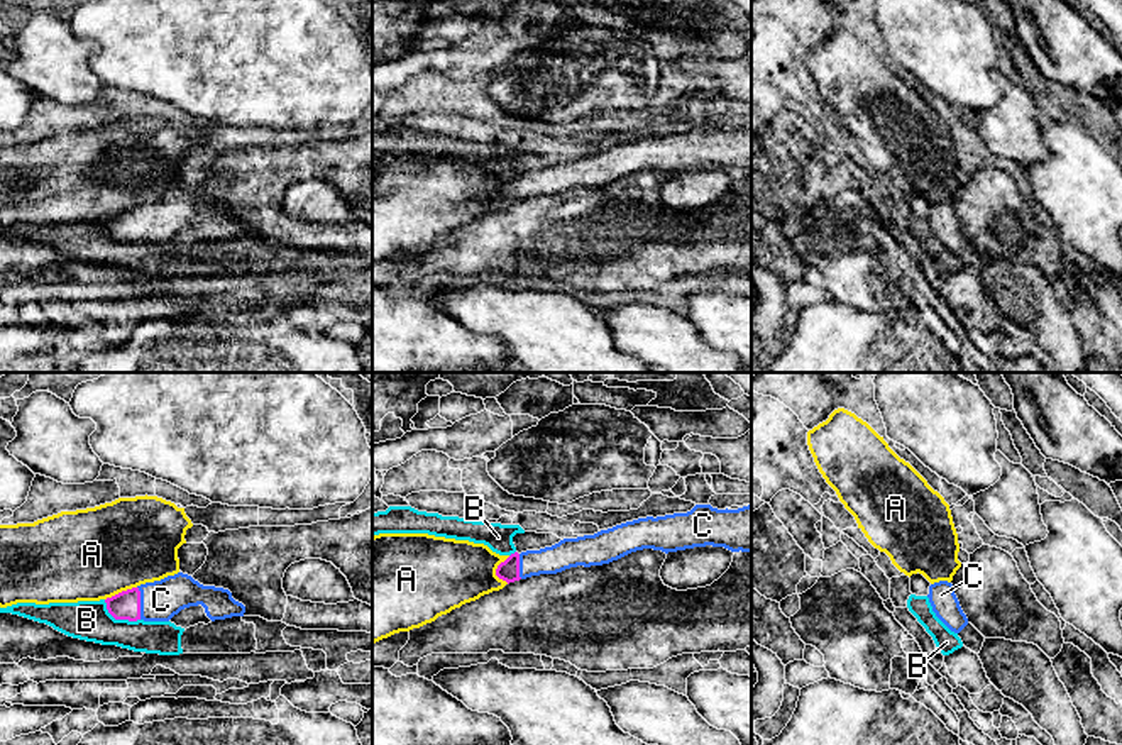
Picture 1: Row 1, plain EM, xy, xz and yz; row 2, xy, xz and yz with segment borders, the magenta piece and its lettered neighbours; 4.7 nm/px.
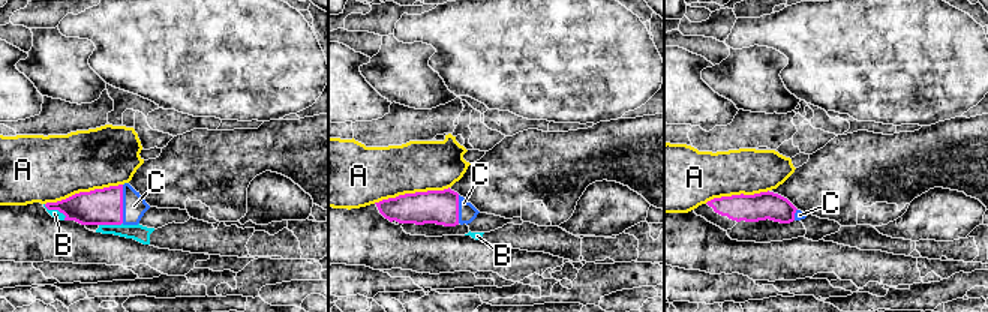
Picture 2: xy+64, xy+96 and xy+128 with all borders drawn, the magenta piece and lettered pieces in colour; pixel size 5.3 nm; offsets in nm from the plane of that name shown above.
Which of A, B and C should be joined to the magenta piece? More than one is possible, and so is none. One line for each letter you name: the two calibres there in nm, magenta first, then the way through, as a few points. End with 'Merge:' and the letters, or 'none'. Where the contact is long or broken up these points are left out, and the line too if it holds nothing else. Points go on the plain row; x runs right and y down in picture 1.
C: 140/190 nm
Merge: C

